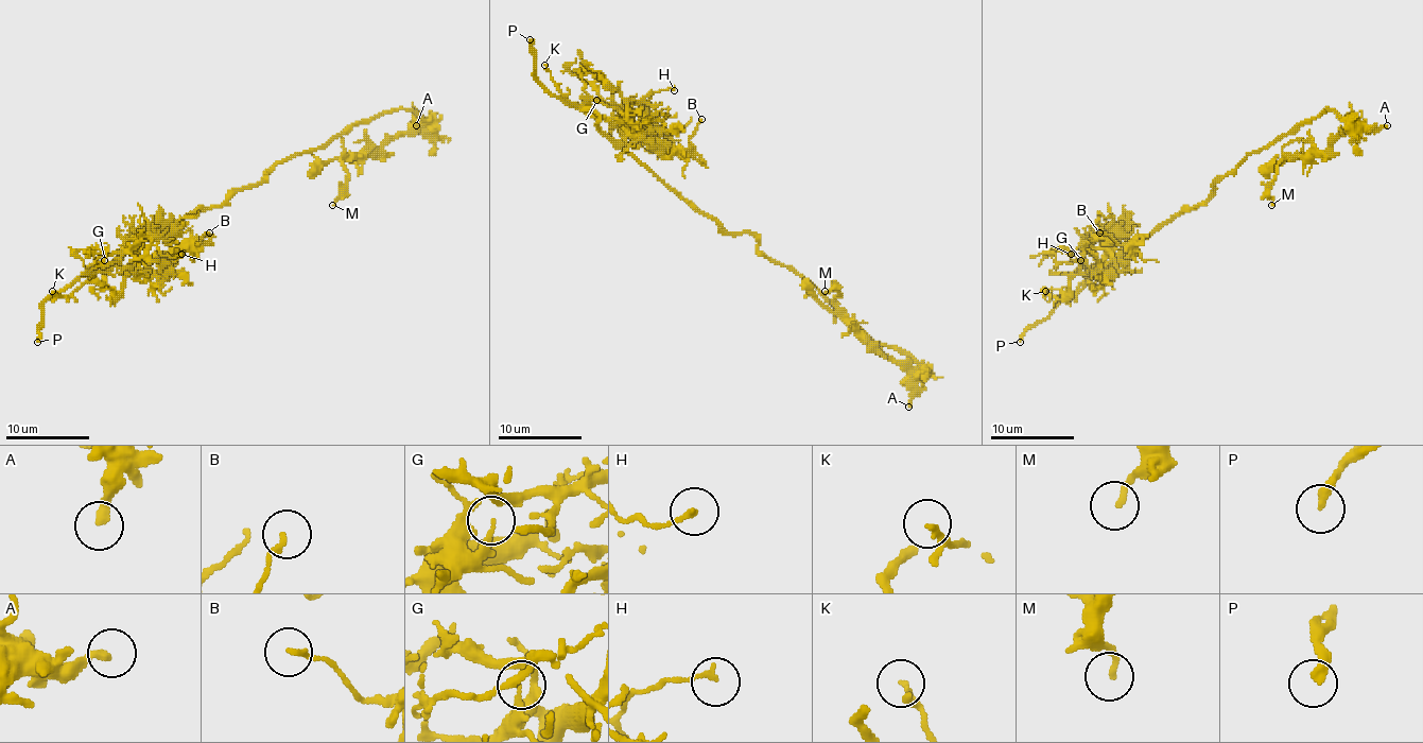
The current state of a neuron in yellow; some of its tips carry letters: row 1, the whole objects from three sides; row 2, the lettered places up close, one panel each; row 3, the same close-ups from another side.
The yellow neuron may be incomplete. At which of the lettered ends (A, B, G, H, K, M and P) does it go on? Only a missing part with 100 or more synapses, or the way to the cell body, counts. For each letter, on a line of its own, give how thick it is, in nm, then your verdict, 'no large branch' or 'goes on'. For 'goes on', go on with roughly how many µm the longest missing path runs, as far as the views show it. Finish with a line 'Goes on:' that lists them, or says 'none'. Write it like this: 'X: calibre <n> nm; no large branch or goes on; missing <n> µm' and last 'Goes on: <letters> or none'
A: calibre 280 nm; no large branch
B: calibre 140 nm; no large branch
G: calibre 160 nm; no large branch
H: calibre 150 nm; no large branch
K: calibre 150 nm; no large branch
M: calibre 190 nm; no large branch
P: calibre 280 nm; goes on; missing 50 µm
Goes on: P

